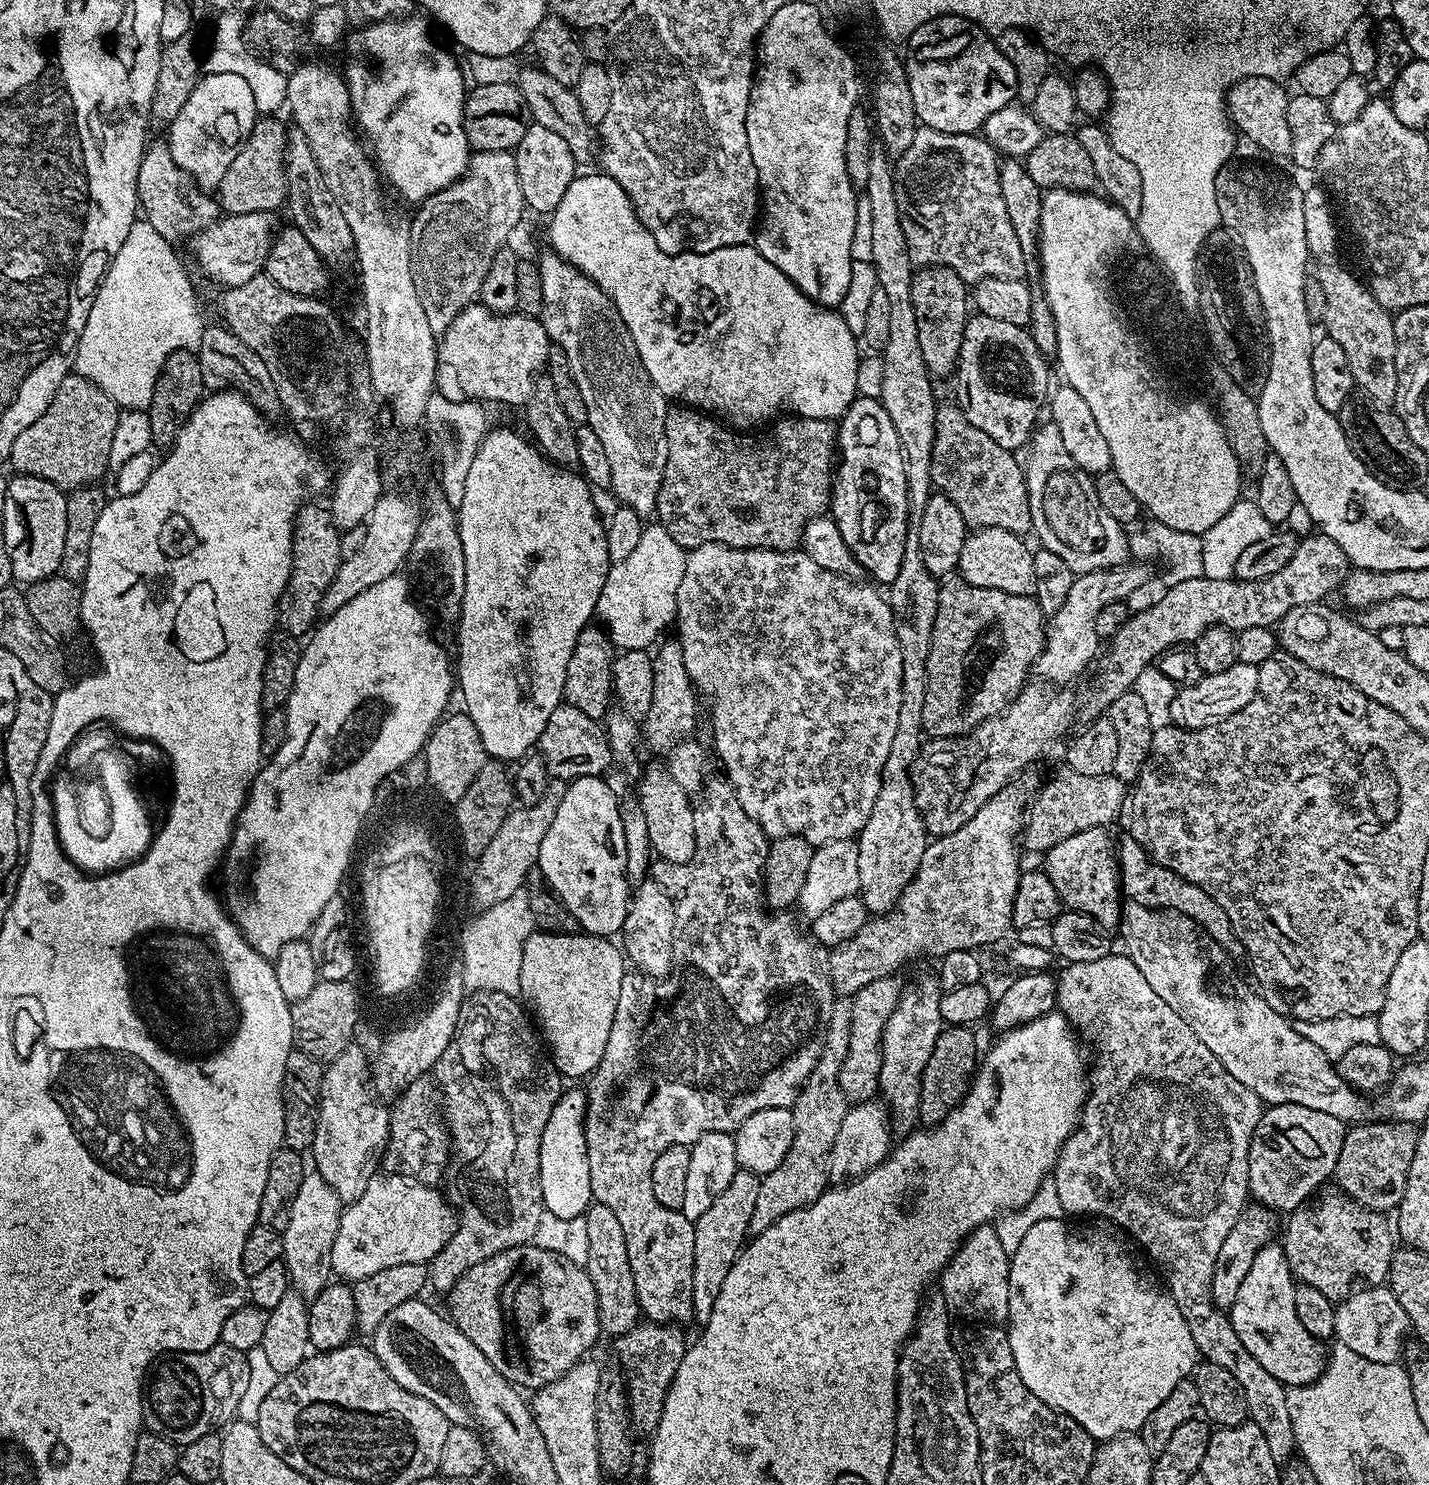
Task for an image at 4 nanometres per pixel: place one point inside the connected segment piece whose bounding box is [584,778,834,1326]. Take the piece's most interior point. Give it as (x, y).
(737, 1026)

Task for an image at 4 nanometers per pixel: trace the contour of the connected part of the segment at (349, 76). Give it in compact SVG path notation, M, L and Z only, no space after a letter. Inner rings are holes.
M409 14L387 22L369 23L364 26L368 28L360 28L357 32L349 31L346 45L349 54L356 57L349 62L348 69L342 72L352 99L352 115L363 139L370 145L379 175L387 183L389 180L400 191L401 198L409 200L412 206L419 205L427 196L460 179L468 171L470 159L464 129L465 73L461 65L460 68L456 65L455 58L432 37L428 29L429 21L423 15L420 16Z

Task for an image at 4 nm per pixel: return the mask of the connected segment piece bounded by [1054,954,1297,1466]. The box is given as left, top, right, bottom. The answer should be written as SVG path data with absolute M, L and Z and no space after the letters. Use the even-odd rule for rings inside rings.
M1109 954L1098 958L1098 962L1068 964L1065 969L1064 973L1059 973L1056 976L1056 1008L1083 1039L1085 1036L1086 1039L1093 1040L1096 1043L1096 1048L1100 1051L1100 1065L1096 1069L1094 1067L1091 1069L1088 1098L1084 1102L1084 1109L1080 1111L1079 1125L1070 1139L1062 1146L1060 1158L1054 1169L1054 1183L1058 1190L1058 1202L1062 1202L1065 1213L1071 1214L1073 1212L1076 1215L1073 1217L1099 1218L1101 1221L1115 1224L1117 1229L1127 1233L1143 1249L1146 1256L1146 1251L1148 1251L1149 1257L1147 1256L1147 1259L1157 1269L1165 1268L1163 1279L1166 1281L1166 1287L1178 1302L1178 1310L1182 1310L1182 1318L1186 1318L1186 1326L1190 1326L1190 1334L1194 1334L1194 1346L1197 1353L1207 1363L1222 1366L1224 1369L1230 1370L1230 1374L1234 1374L1234 1378L1238 1378L1238 1386L1242 1386L1242 1394L1246 1394L1248 1420L1256 1424L1258 1430L1262 1430L1267 1444L1270 1445L1270 1454L1274 1454L1274 1462L1281 1466L1287 1465L1297 1451L1294 1426L1290 1422L1290 1406L1286 1406L1288 1388L1278 1378L1274 1378L1274 1374L1265 1370L1262 1362L1258 1362L1258 1358L1254 1358L1254 1354L1250 1354L1246 1350L1246 1346L1242 1346L1238 1334L1234 1334L1231 1319L1226 1318L1225 1313L1217 1308L1210 1299L1212 1275L1218 1262L1218 1250L1222 1250L1222 1242L1226 1242L1226 1234L1230 1234L1230 1230L1238 1222L1241 1212L1244 1211L1250 1200L1248 1191L1250 1142L1254 1138L1254 1130L1260 1121L1262 1101L1254 1094L1253 1090L1248 1090L1246 1086L1238 1082L1222 1066L1222 1063L1218 1062L1218 1058L1206 1048L1205 1043L1198 1038L1198 1035L1190 1030L1190 1026L1182 1018L1178 1018L1174 1011L1170 1010L1170 1006L1166 1006L1162 1002L1161 998L1158 998L1157 992L1153 991L1153 987L1146 982L1145 975L1138 970L1137 966L1134 966L1134 962L1128 955L1119 954L1119 956L1115 956L1115 954Z

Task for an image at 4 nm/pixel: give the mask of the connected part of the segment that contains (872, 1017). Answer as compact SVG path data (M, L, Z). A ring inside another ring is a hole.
M895 975L883 976L870 986L858 990L851 996L852 1013L850 1014L850 1042L848 1053L837 1074L838 1082L842 1086L842 1094L848 1099L849 1105L865 1104L867 1100L877 1095L880 1084L880 1039L884 1033L886 1022L896 1008L898 987Z

